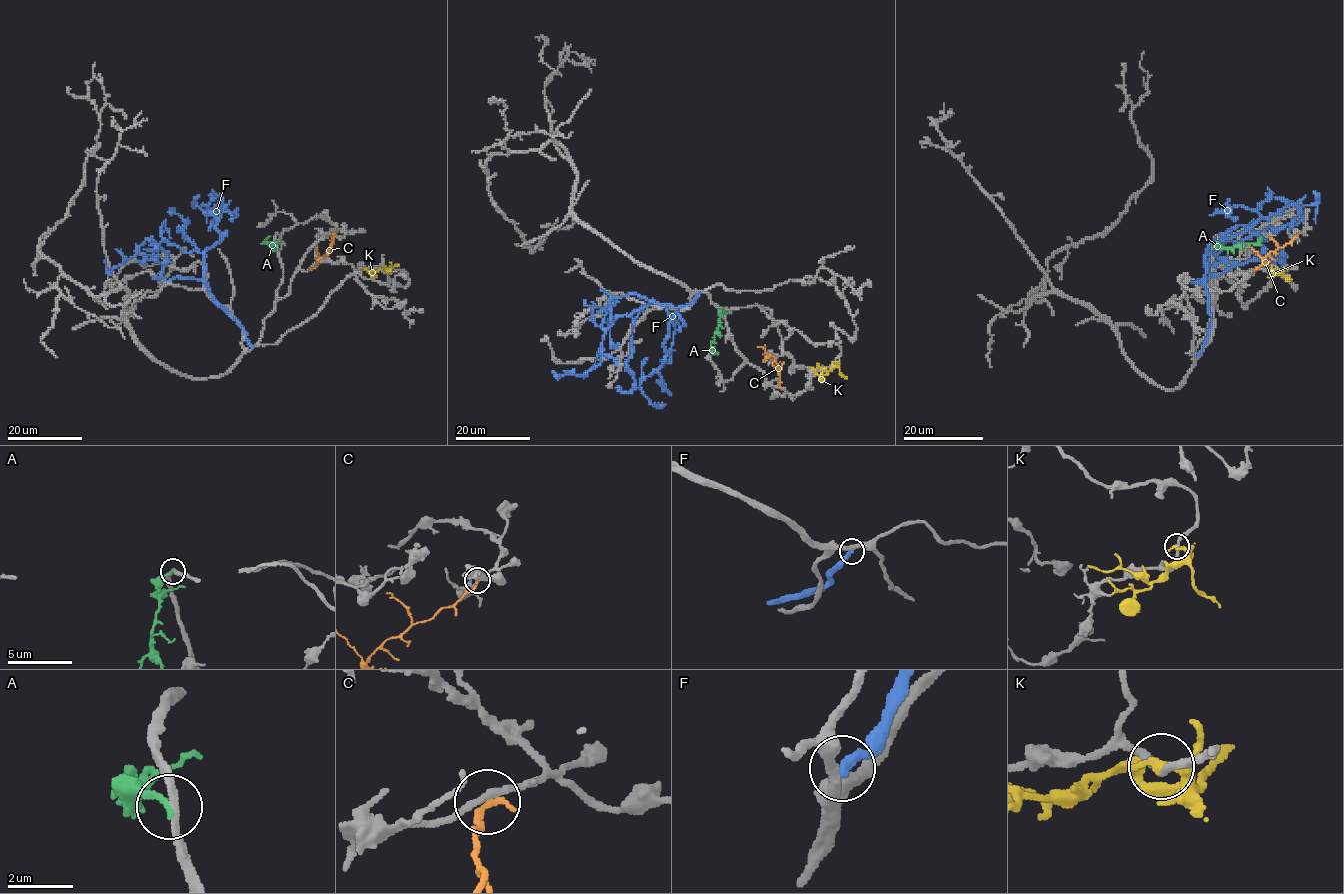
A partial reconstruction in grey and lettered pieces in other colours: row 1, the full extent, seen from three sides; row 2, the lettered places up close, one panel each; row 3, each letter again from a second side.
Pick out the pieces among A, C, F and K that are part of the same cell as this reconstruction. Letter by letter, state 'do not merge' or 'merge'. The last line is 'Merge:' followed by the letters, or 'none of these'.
A: do not merge
C: do not merge
F: do not merge
K: do not merge
Merge: none of these

